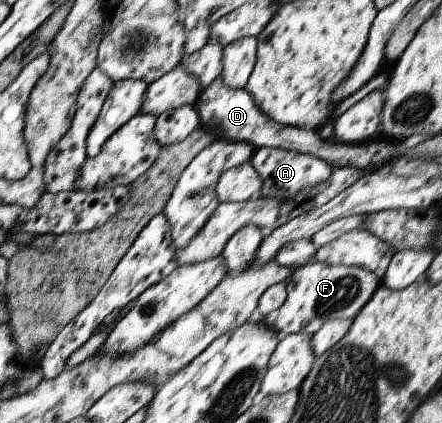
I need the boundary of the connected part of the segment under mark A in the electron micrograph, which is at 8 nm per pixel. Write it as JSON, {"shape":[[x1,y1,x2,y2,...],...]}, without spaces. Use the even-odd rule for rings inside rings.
{"shape":[[268,146,256,149,250,163,263,179,261,197,282,197,284,199,294,198,305,188,327,182,333,170,327,161,316,156]]}

